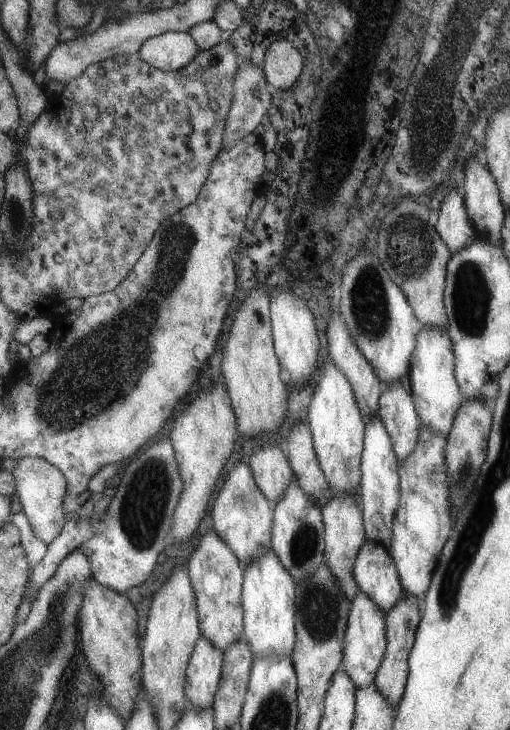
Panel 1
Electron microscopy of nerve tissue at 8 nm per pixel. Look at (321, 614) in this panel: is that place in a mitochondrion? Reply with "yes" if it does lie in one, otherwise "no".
yes

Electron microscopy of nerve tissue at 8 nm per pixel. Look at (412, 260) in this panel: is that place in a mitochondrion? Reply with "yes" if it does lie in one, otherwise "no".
yes

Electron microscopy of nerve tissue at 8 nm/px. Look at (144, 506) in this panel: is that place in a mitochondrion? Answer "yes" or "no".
yes

